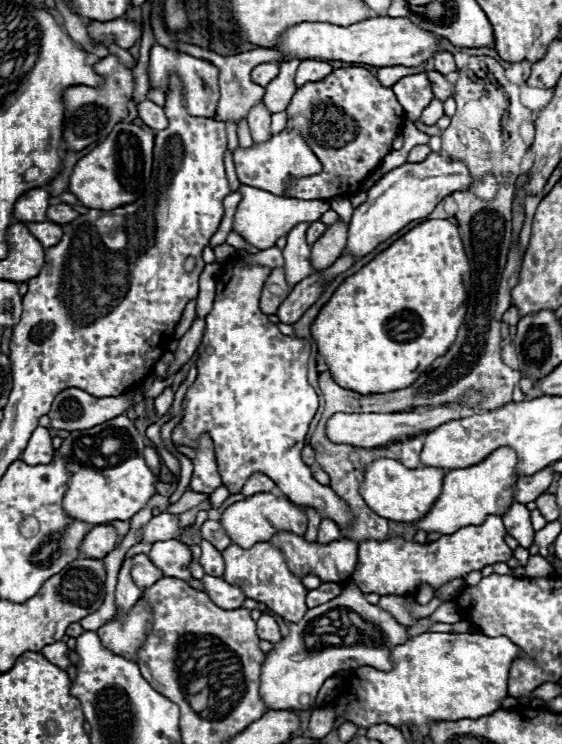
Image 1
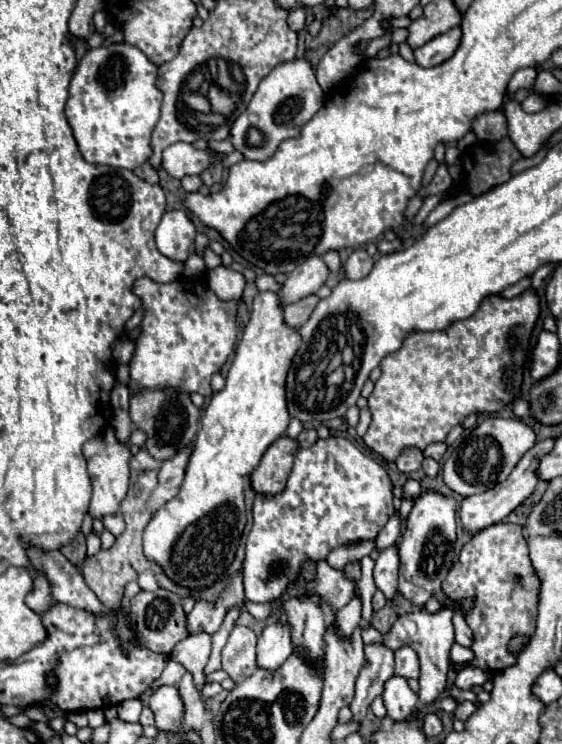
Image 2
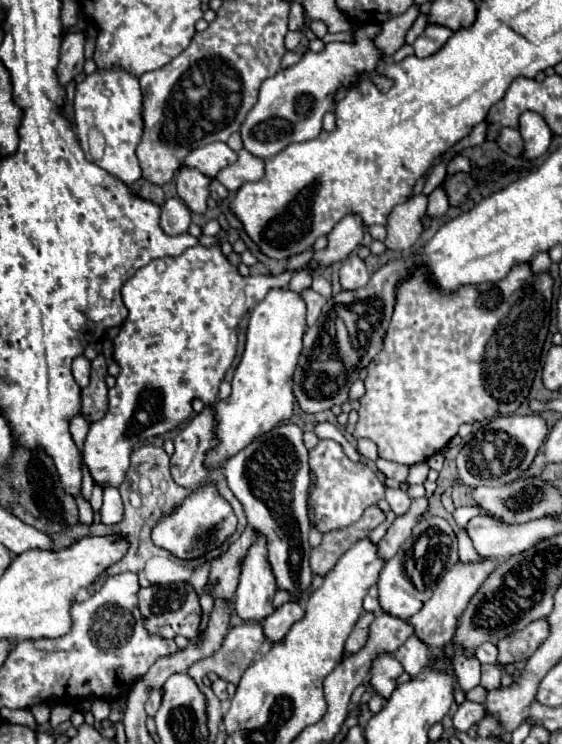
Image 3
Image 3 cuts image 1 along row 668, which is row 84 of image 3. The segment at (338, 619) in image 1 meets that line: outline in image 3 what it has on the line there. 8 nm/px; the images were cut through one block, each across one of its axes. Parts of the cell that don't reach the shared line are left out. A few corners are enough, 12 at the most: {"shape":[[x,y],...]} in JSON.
{"shape":[[380,26],[356,28],[264,80],[240,126],[268,160],[314,140],[336,90],[382,60]]}

